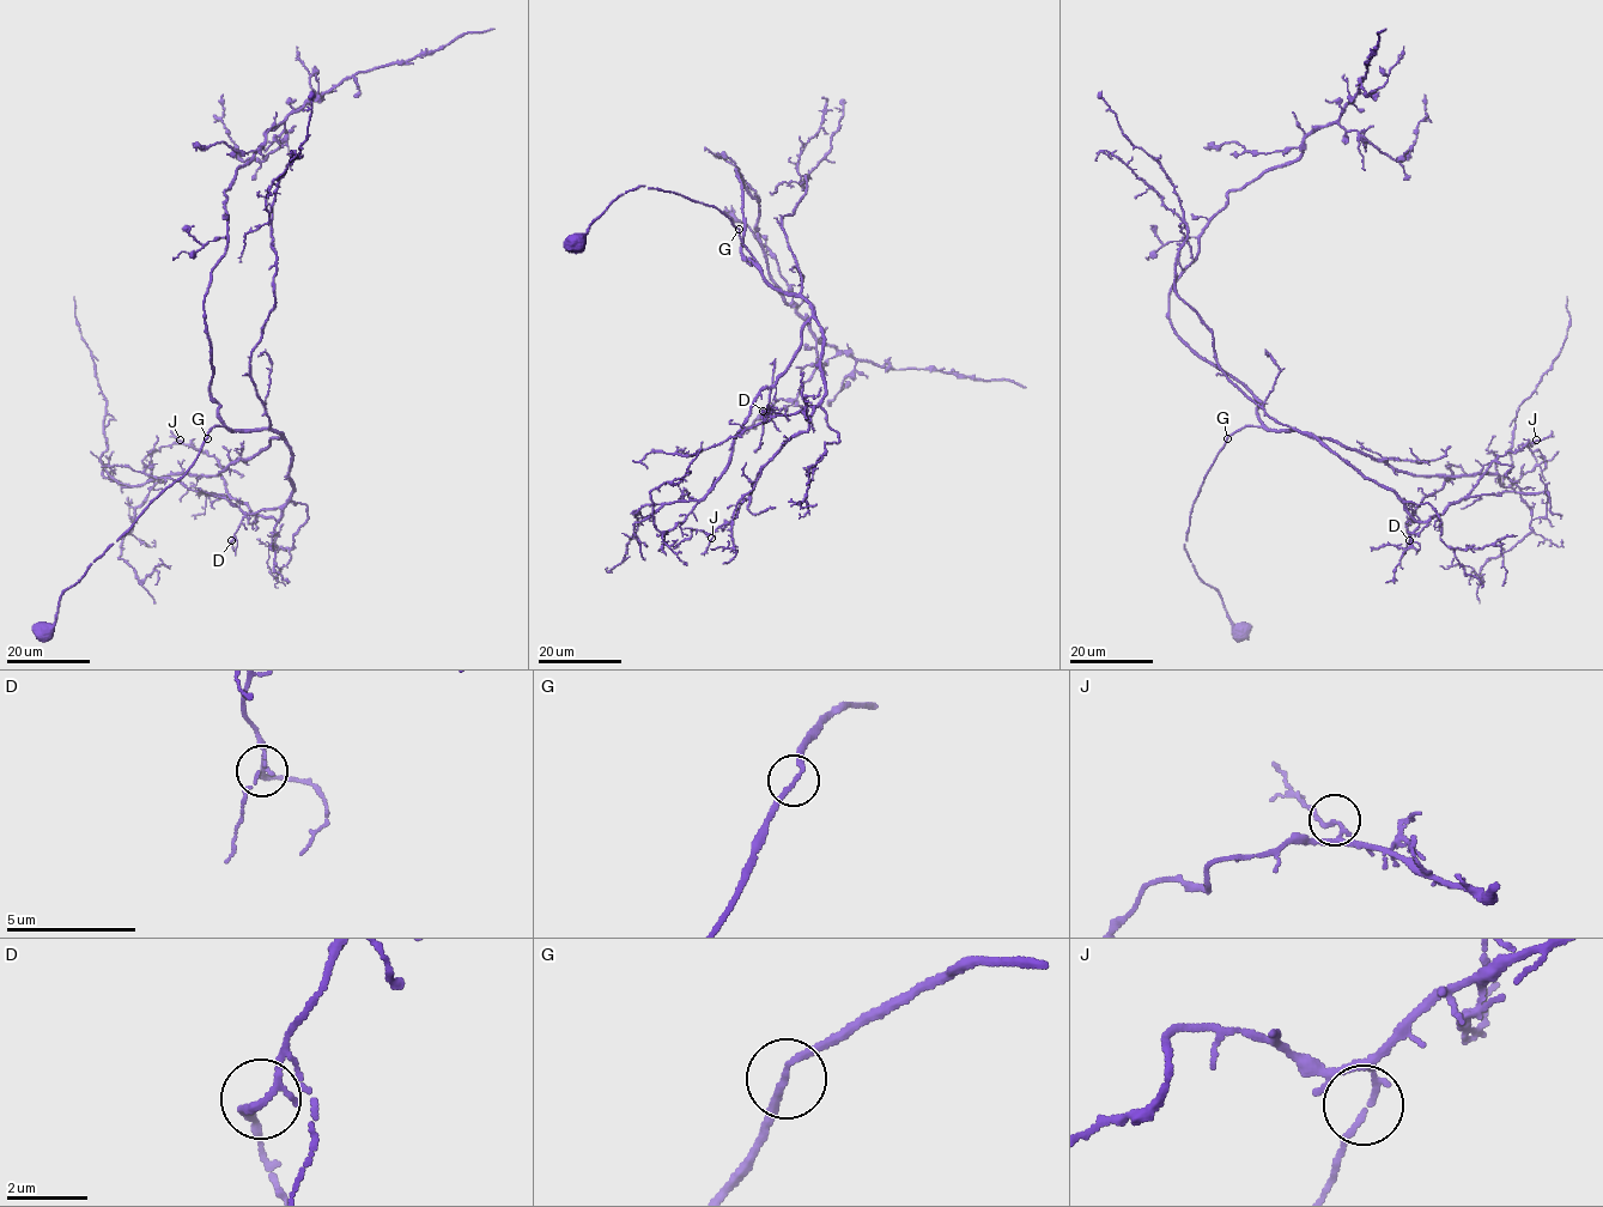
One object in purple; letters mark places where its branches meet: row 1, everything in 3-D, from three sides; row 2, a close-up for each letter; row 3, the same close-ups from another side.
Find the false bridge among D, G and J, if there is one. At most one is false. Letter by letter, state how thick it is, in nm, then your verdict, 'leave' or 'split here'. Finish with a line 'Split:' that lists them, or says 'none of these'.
D: 180 nm | leave
G: 160 nm | leave
J: 130 nm | leave
Split: none of these

